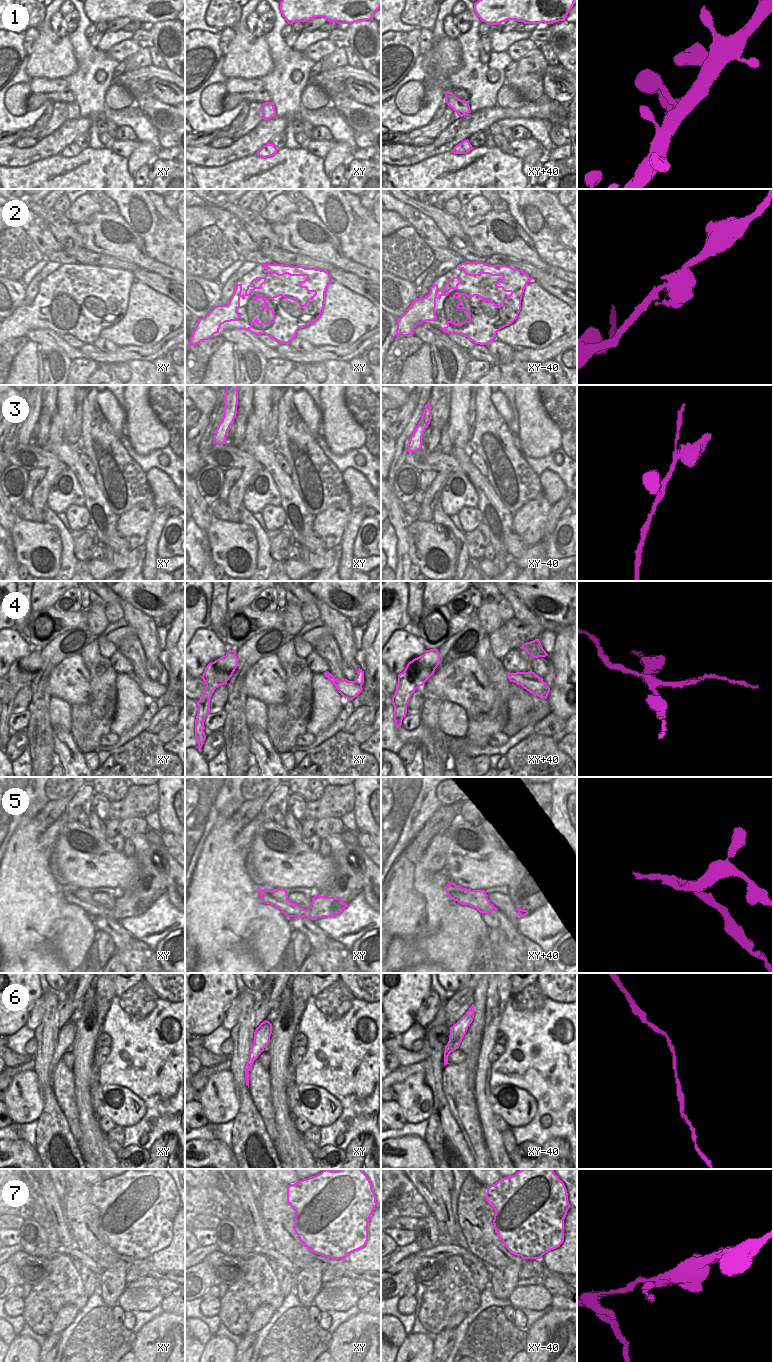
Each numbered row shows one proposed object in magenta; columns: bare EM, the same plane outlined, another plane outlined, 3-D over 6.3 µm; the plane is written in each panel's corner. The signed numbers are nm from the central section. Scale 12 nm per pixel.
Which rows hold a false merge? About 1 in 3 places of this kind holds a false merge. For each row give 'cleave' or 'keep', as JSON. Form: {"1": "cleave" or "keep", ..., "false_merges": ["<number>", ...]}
{"1": "keep", "2": "keep", "3": "keep", "4": "cleave", "5": "cleave", "6": "keep", "7": "cleave", "false_merges": ["4", "5", "7"]}

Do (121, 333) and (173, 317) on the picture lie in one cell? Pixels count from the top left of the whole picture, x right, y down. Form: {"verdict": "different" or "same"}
{"verdict": "same"}

